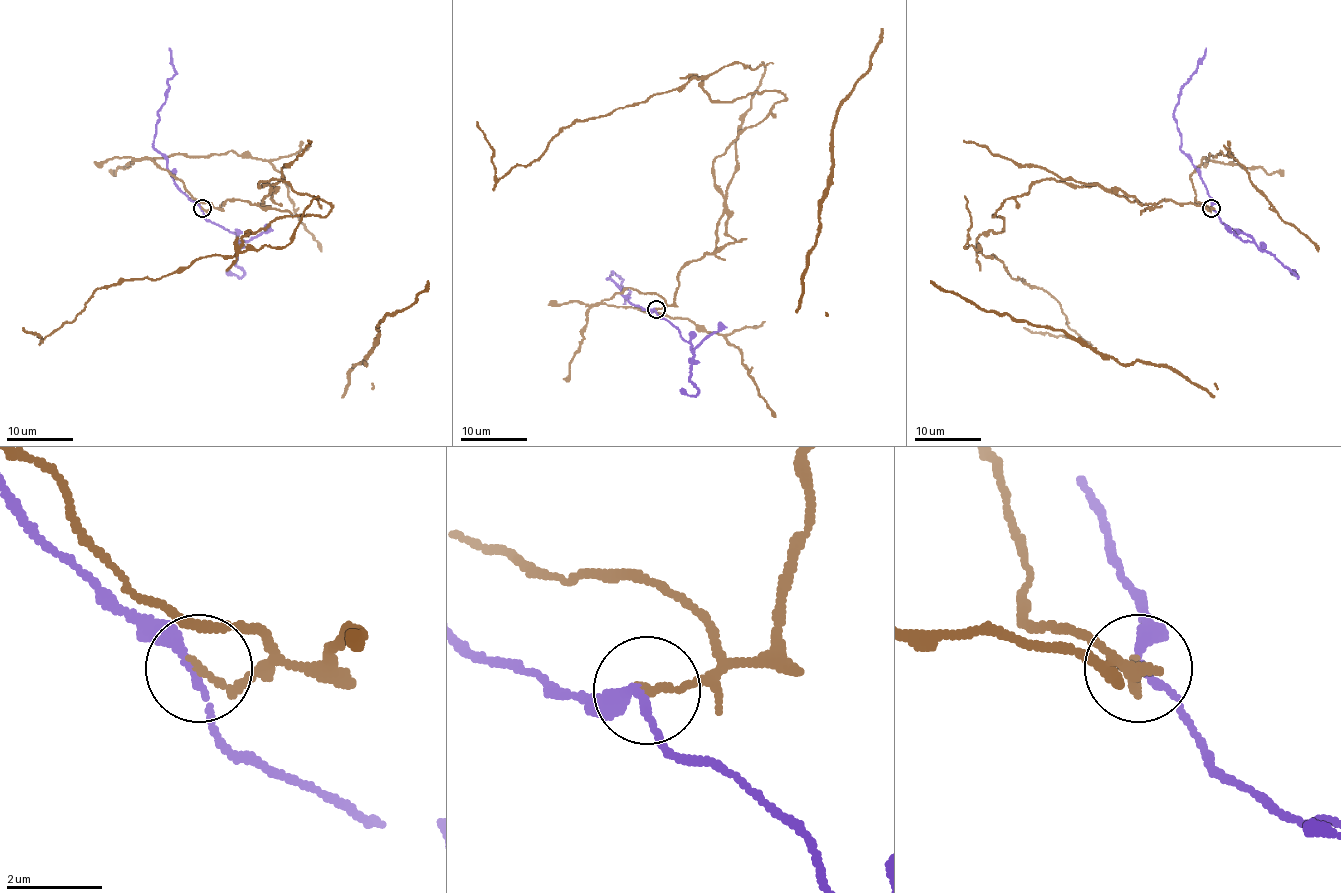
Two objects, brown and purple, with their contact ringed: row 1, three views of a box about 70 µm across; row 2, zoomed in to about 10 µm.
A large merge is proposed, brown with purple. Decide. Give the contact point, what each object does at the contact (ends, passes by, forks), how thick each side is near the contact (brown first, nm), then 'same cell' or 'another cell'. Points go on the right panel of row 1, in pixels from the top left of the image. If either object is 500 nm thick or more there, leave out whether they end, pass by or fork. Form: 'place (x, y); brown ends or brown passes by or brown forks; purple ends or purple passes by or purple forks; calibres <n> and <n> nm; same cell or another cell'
place (1211, 208); brown ends; purple passes by; calibres 170 and 190 nm; another cell

